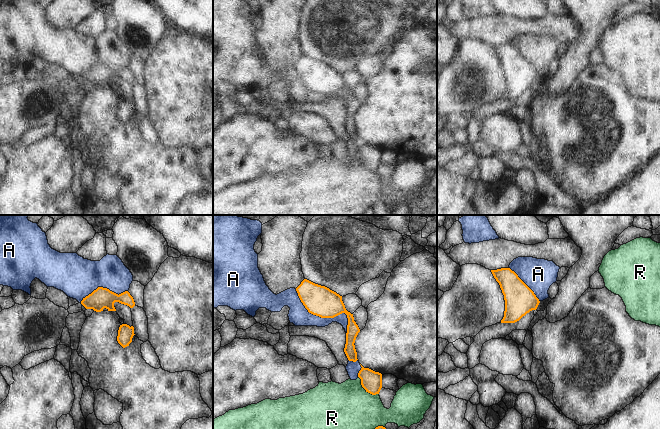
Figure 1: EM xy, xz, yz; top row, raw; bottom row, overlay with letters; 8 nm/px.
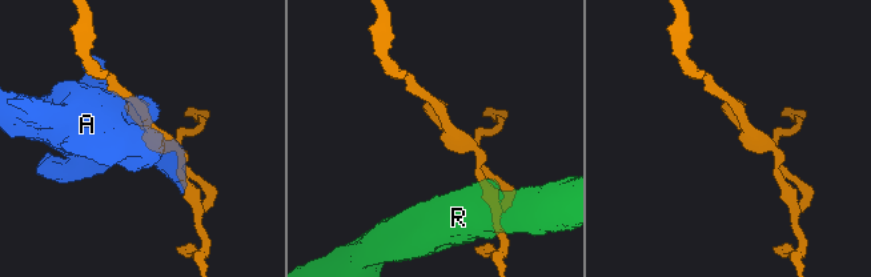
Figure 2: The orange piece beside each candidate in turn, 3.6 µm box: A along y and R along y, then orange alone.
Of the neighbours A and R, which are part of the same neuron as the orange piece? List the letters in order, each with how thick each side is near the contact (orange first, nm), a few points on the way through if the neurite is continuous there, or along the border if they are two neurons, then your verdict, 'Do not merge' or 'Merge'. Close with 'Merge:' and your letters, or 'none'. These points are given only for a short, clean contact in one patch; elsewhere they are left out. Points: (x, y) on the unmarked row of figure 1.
A: Thickness 240 nm (orange) against 160 nm. Do not merge
R: Thickness 170 nm (orange) against 480 nm. Do not merge
Merge: none.

